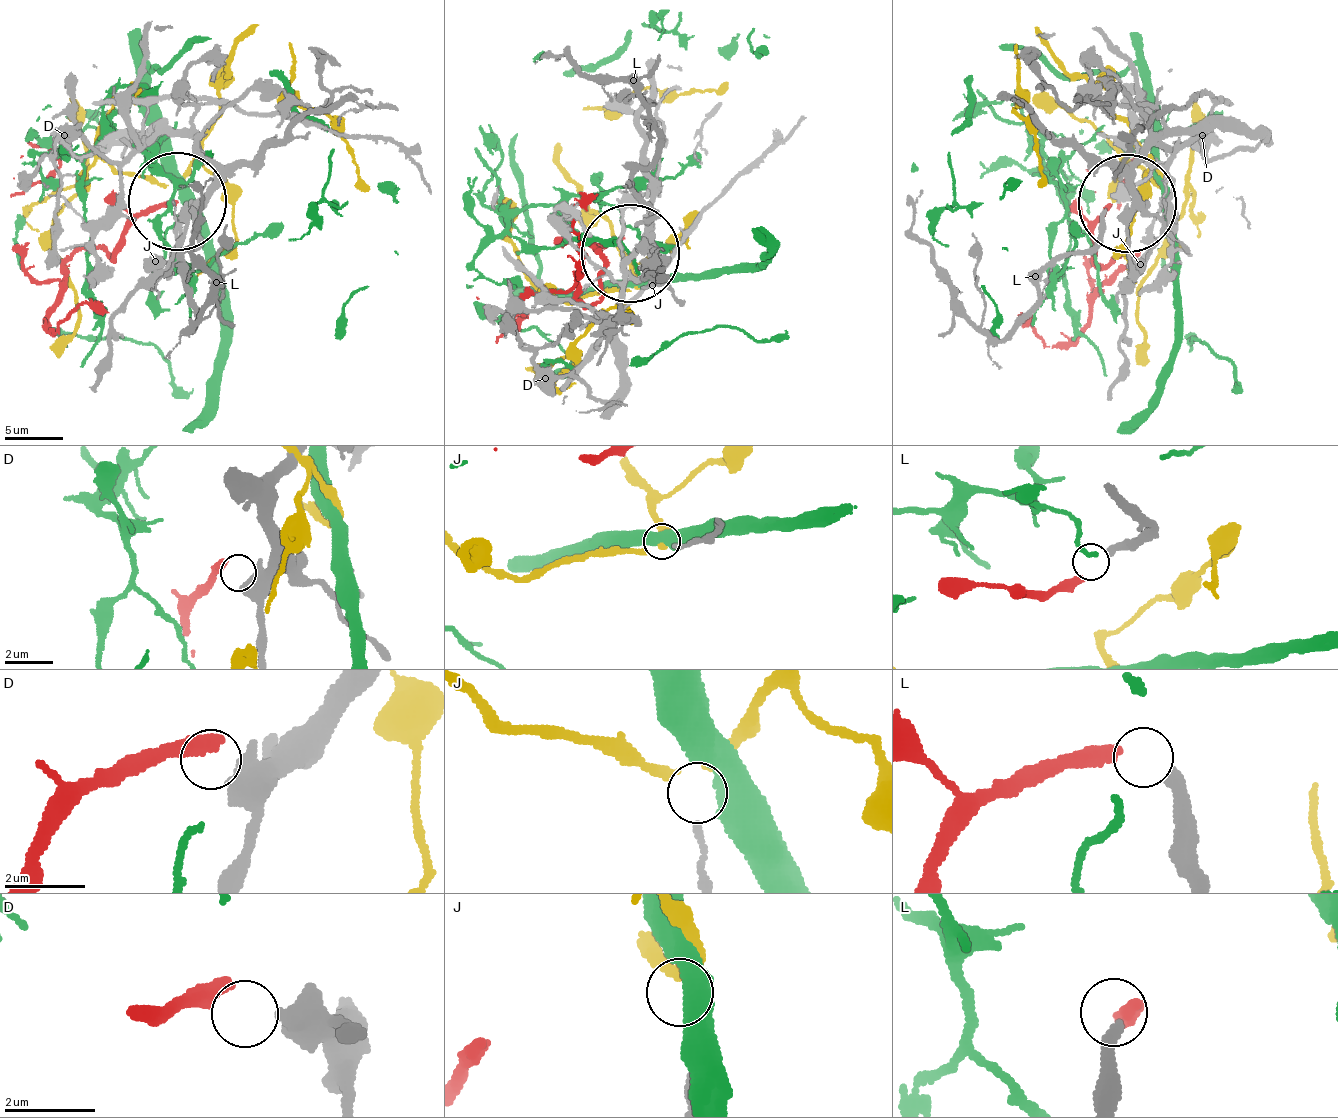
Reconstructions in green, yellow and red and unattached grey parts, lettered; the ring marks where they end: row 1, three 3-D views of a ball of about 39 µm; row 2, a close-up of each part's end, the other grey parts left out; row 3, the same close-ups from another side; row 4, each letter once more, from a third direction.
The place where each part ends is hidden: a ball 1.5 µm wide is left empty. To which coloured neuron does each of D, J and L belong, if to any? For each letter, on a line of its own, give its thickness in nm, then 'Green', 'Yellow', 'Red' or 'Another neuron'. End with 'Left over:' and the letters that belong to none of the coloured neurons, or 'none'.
D: Thickness 440 nm. Another neuron
J: Thickness 140 nm. Yellow
L: Thickness 320 nm. Red
Left over: D

